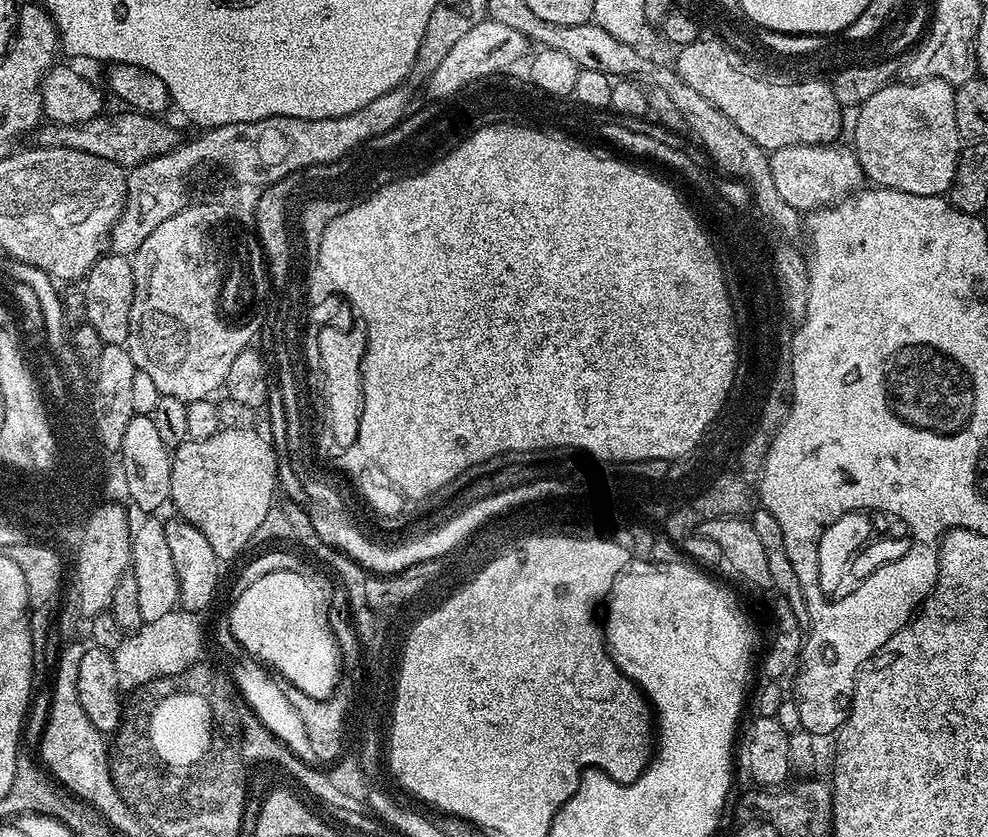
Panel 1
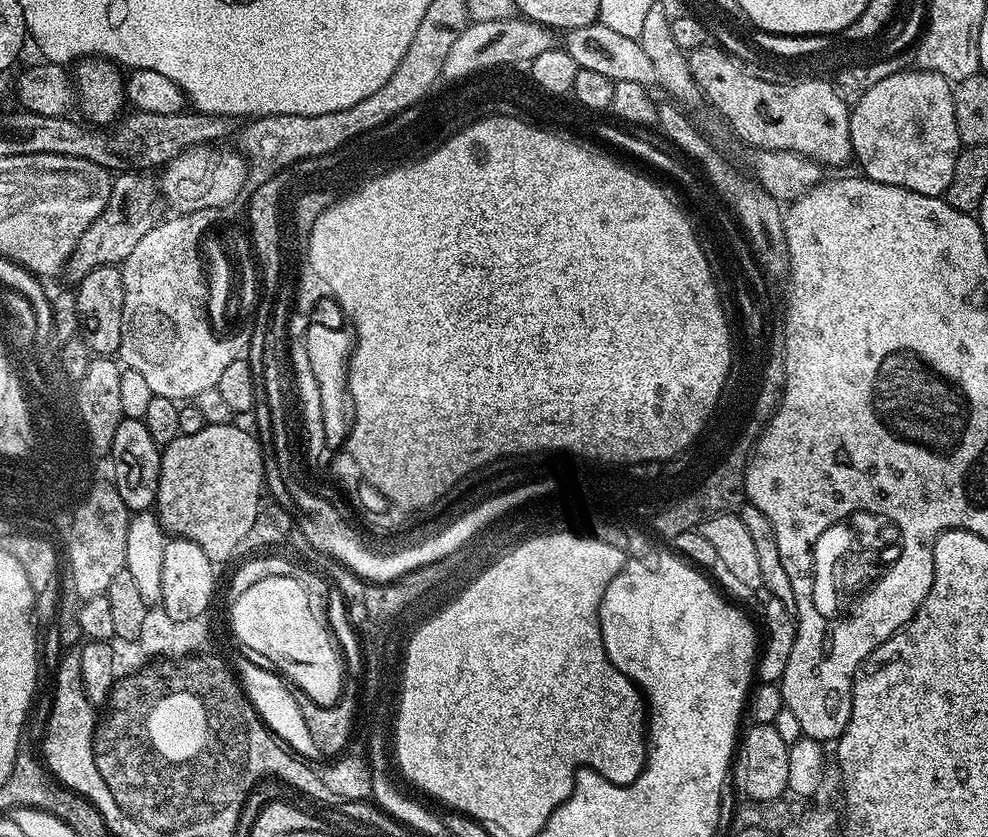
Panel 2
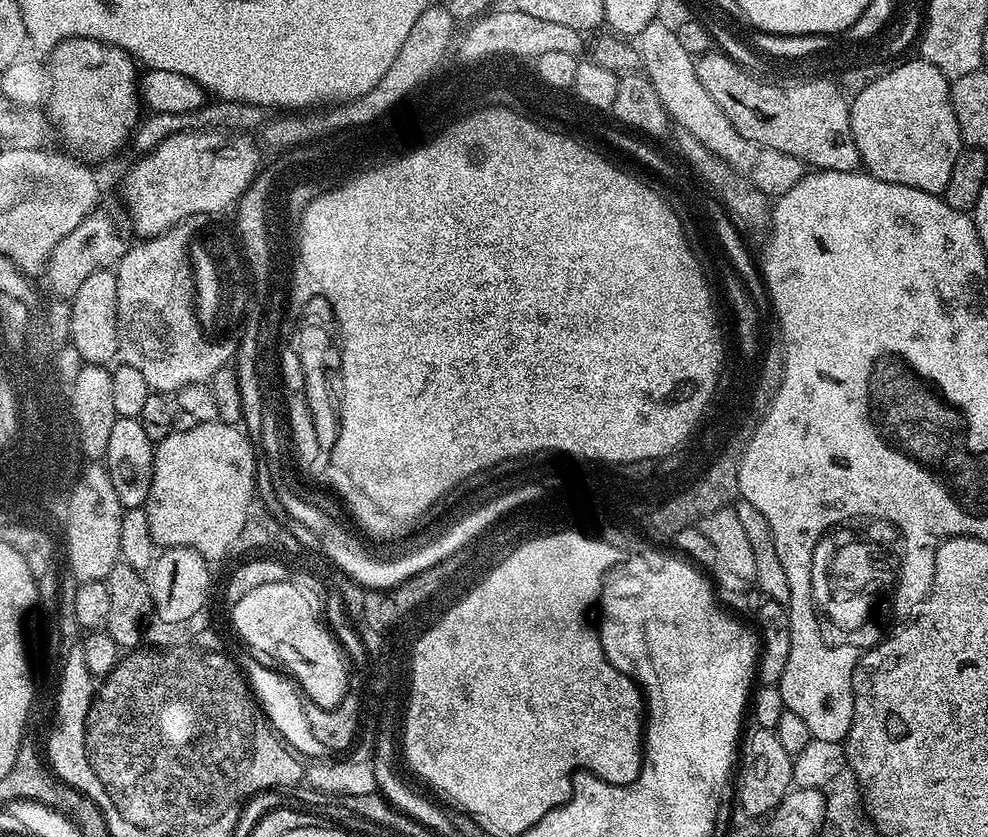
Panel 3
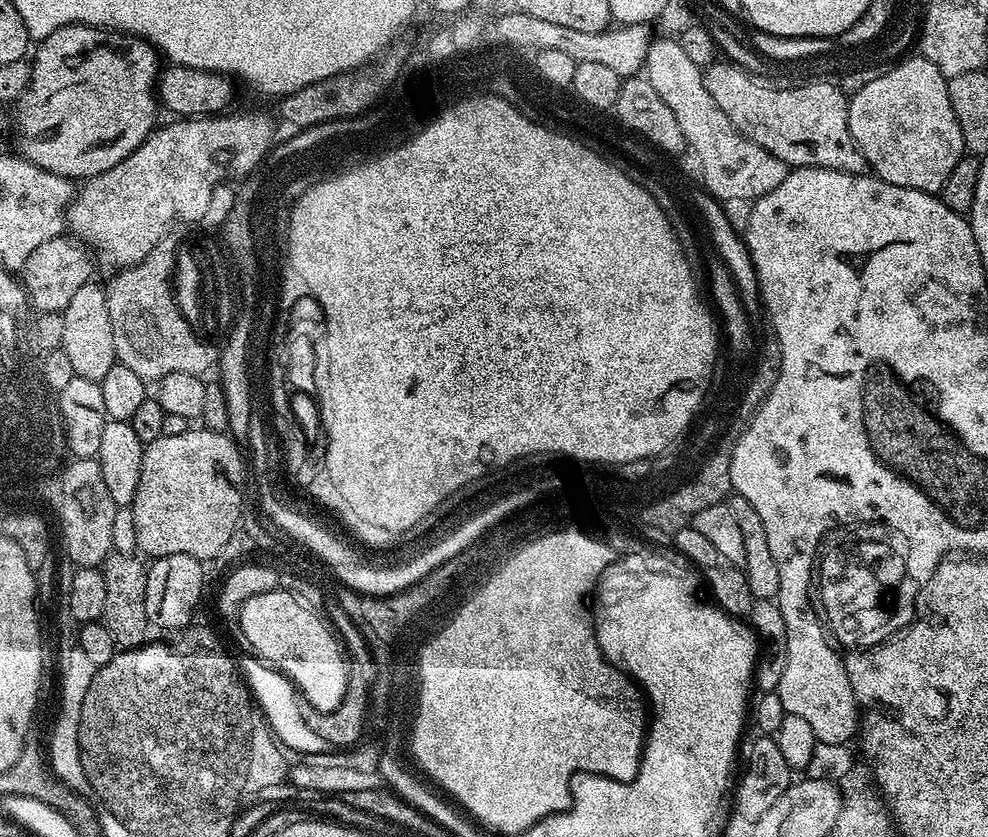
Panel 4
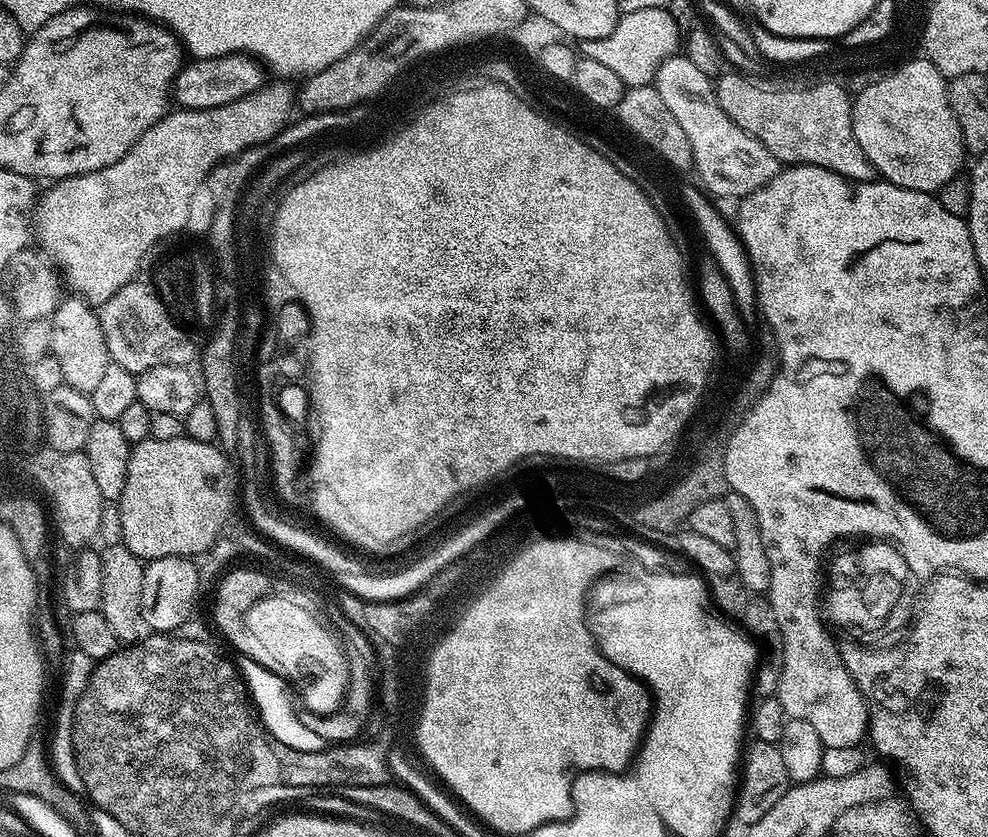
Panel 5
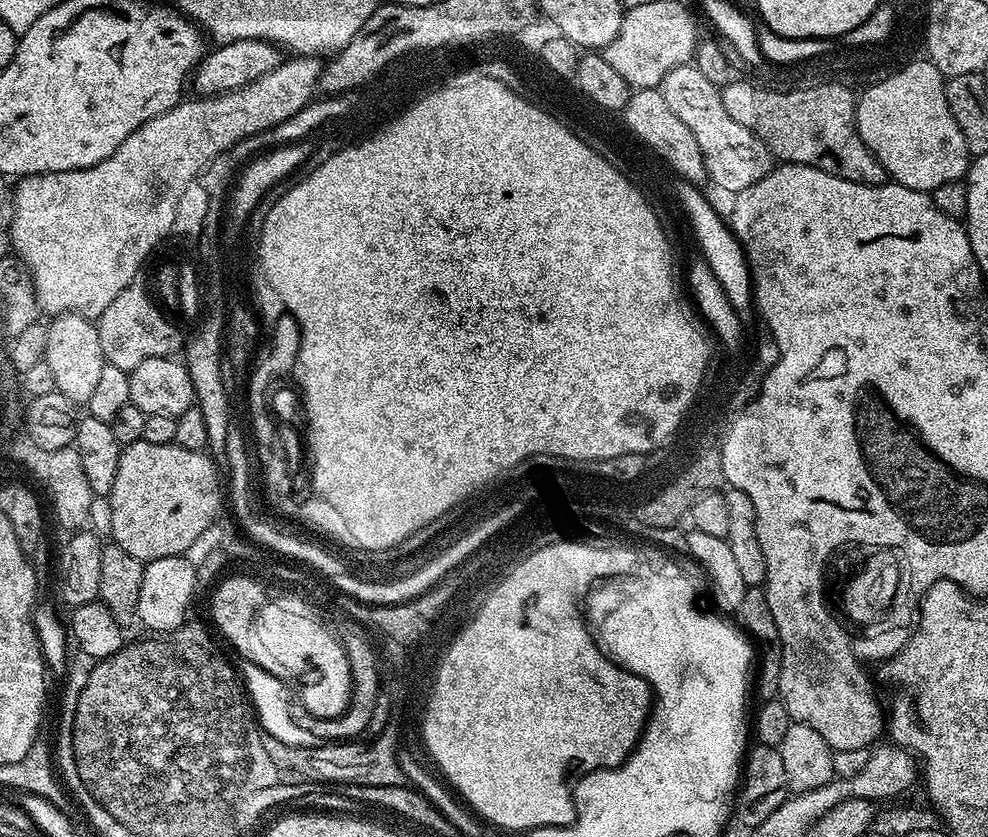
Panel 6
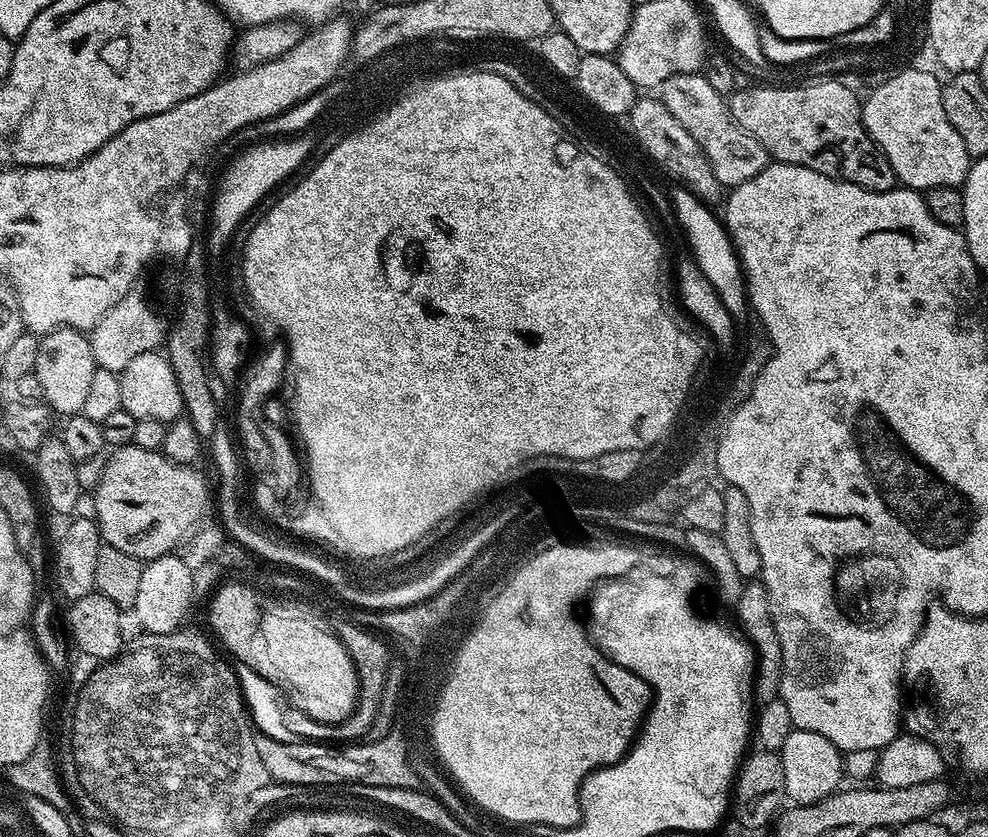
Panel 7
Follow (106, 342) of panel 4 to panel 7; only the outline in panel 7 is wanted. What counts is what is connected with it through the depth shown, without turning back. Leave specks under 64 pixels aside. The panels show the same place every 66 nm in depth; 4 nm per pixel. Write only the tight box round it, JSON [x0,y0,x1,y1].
[36,328,96,417]

